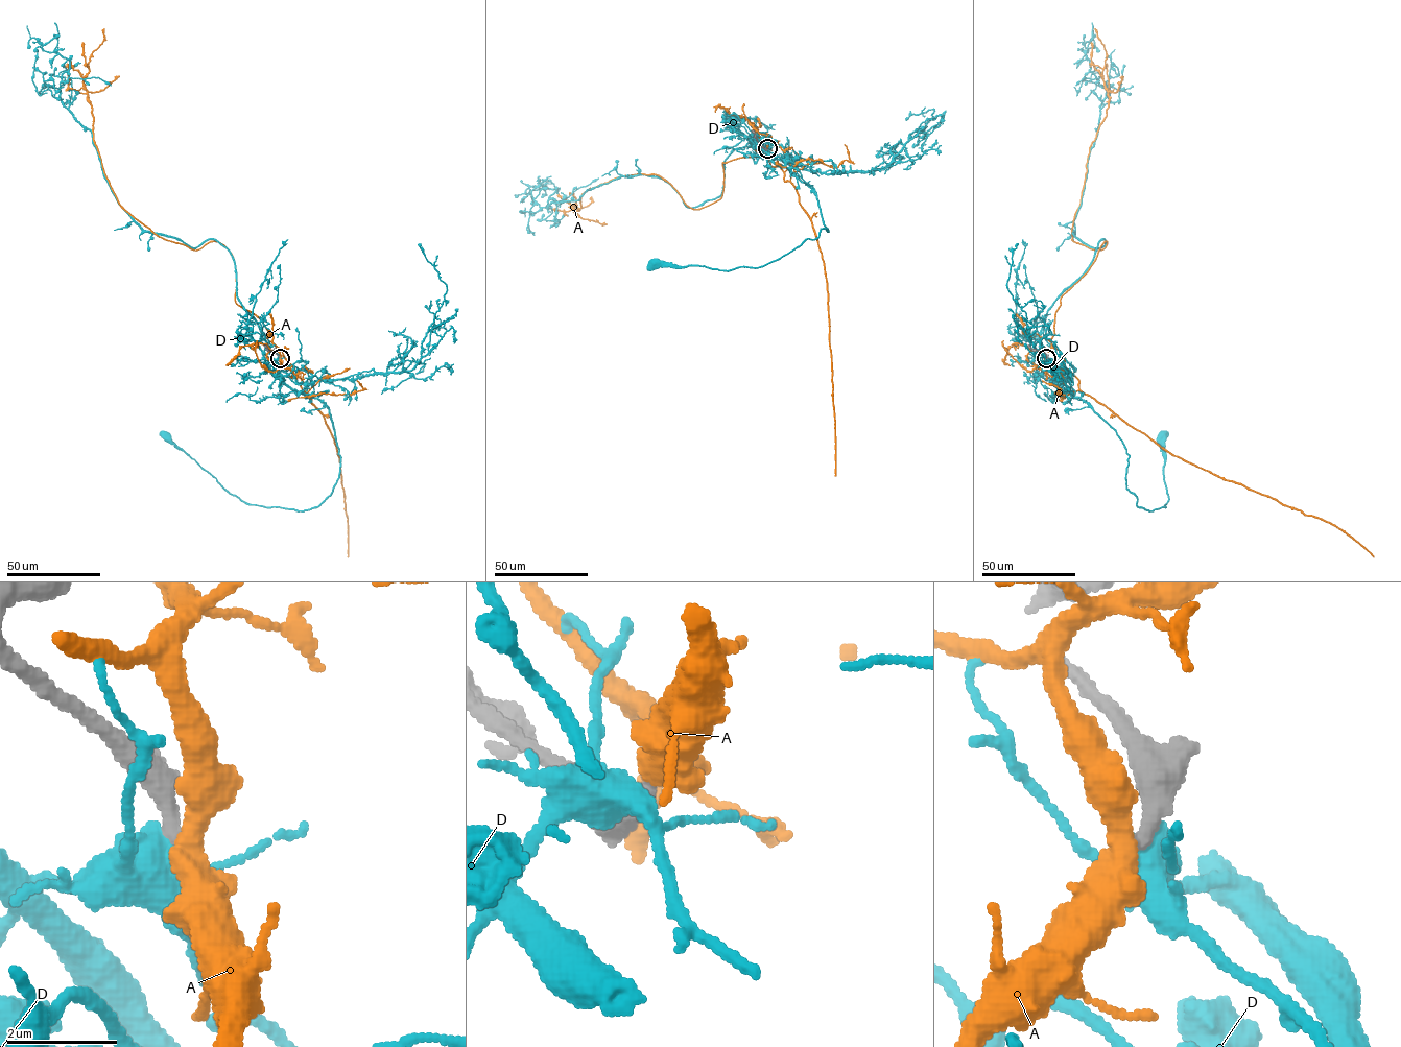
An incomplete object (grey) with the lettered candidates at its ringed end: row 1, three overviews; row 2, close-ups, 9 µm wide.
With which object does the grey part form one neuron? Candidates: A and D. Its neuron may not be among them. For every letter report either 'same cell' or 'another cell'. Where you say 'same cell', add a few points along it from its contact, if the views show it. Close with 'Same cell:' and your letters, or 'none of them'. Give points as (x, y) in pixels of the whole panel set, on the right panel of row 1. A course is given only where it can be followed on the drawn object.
A: another cell
D: another cell
Same cell: none of them

